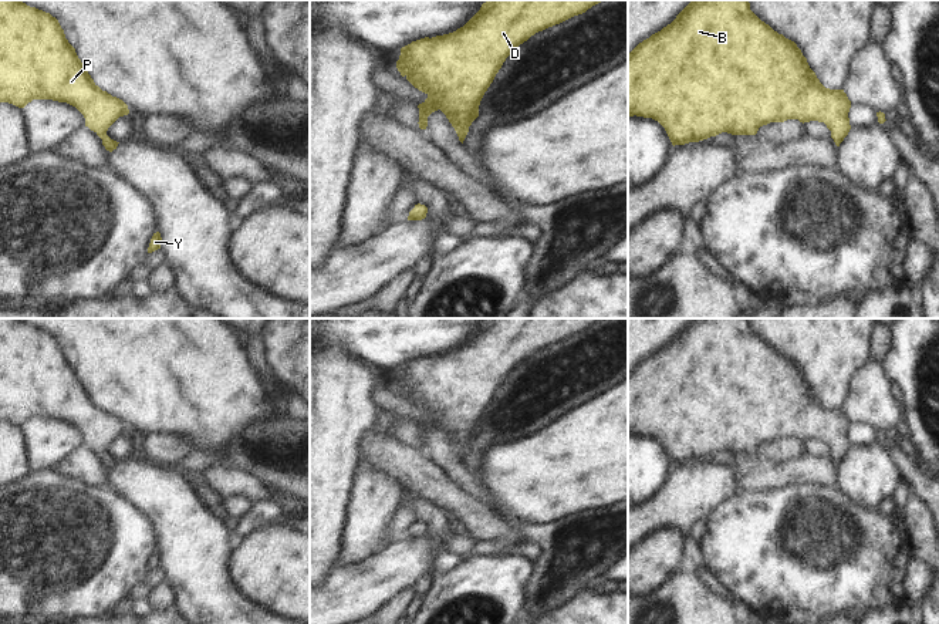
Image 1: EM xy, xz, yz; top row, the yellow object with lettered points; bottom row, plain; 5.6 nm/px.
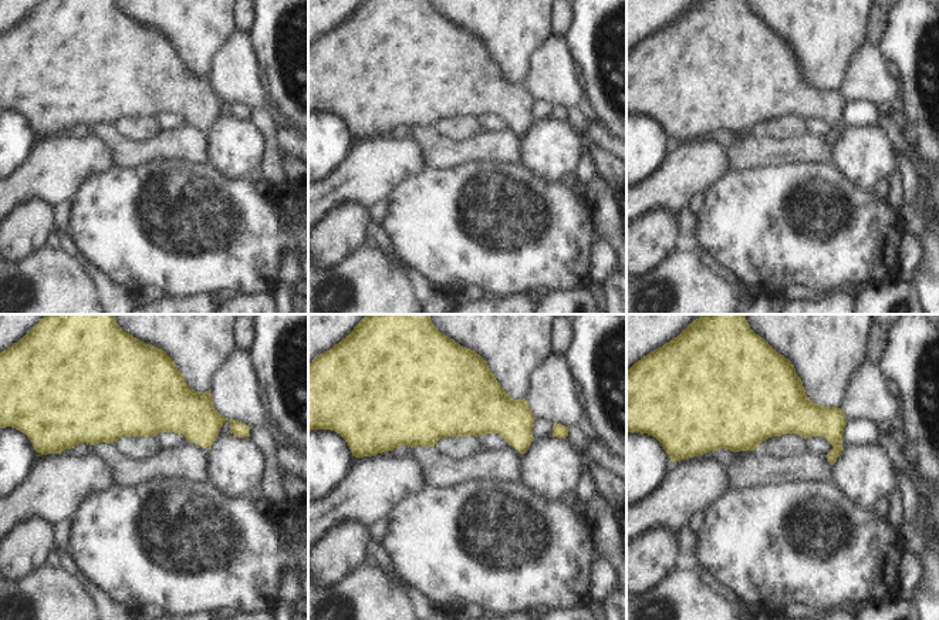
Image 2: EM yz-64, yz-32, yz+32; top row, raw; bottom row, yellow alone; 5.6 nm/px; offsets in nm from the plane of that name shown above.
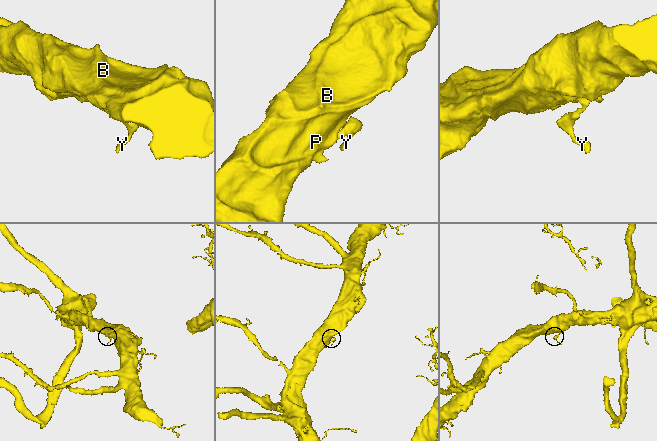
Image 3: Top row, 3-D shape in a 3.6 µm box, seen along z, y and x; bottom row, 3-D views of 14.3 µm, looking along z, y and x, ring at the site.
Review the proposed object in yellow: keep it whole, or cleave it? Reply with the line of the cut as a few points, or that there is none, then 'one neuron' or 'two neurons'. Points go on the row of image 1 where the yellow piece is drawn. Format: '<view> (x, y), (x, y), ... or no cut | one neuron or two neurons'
no cut | one neuron

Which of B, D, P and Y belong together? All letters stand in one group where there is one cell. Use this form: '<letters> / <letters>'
B D P Y

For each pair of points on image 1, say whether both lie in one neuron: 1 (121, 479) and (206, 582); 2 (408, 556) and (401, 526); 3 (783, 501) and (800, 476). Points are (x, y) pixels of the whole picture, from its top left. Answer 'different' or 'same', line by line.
1: same
2: different
3: different

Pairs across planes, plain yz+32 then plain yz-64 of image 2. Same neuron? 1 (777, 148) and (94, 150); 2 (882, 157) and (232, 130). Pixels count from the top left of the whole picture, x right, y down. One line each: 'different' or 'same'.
1: different
2: same

